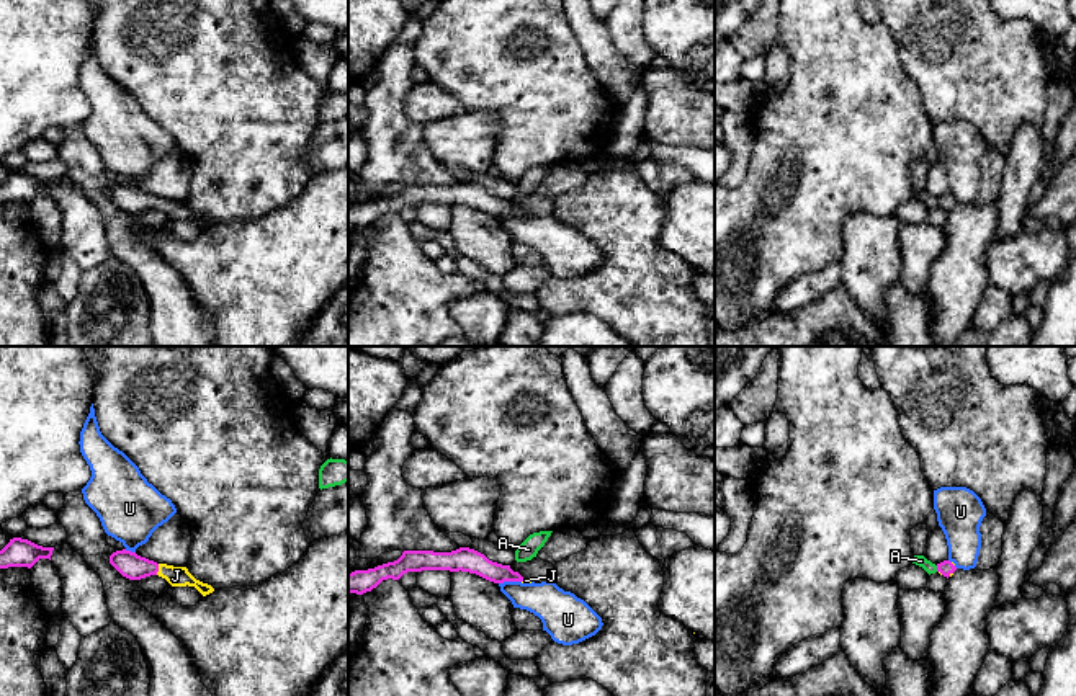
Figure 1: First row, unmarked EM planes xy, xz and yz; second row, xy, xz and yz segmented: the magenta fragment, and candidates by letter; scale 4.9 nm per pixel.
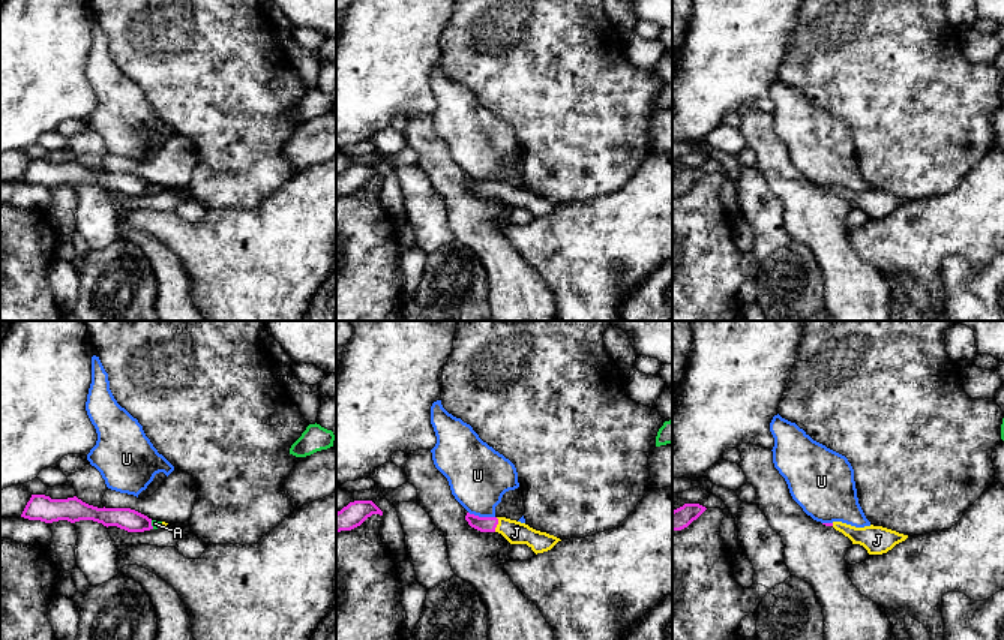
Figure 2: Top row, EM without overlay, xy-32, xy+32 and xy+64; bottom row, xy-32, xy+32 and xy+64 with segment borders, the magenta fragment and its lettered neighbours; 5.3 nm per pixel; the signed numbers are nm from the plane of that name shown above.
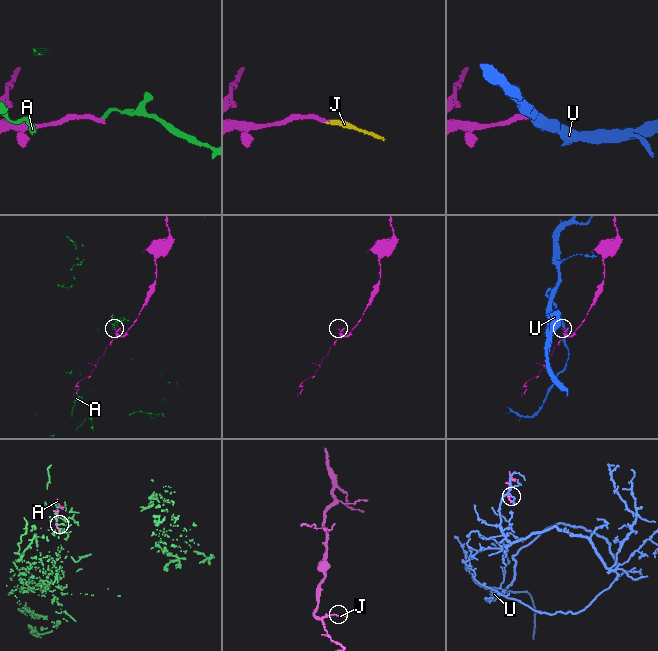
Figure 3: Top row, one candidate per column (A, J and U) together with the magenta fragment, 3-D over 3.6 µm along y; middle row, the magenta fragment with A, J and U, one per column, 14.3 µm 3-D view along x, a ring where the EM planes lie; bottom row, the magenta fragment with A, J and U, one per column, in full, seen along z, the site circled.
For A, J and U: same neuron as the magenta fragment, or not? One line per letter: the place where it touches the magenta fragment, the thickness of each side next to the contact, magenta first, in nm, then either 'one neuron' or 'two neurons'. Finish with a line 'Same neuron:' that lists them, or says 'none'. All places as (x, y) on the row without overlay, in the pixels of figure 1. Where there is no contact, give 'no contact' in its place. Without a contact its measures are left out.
A: contact yz (937, 203); calibres 70 and 60 nm; two neurons
J: contact xy (157, 203); calibres 130 and 100 nm; one neuron
U: contact xz (509, 214); calibres 120 and 180 nm; two neurons
Same neuron: J

